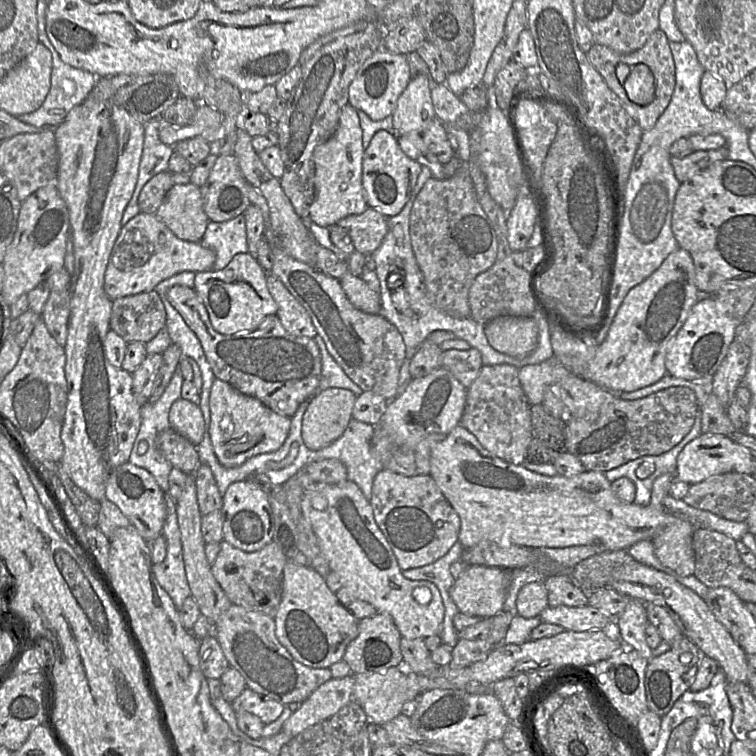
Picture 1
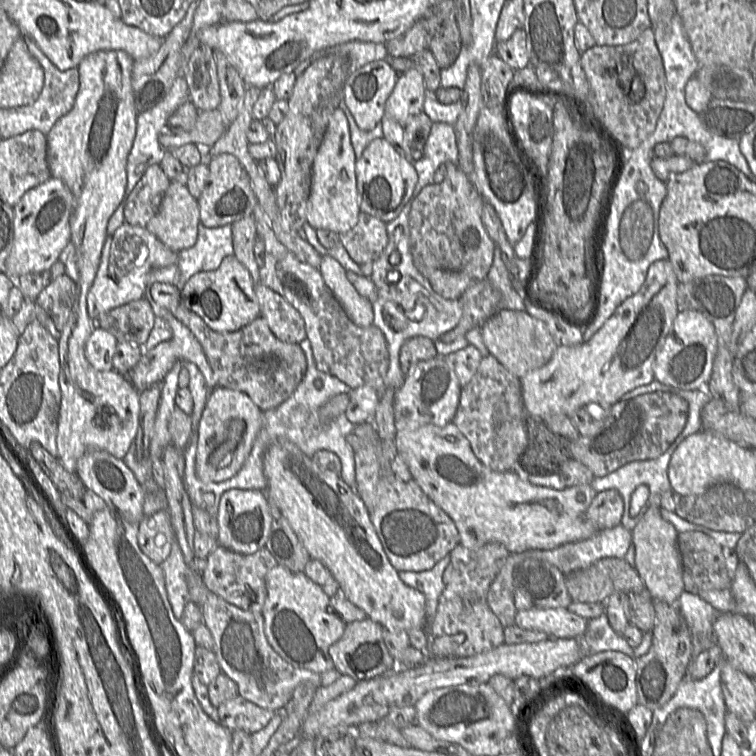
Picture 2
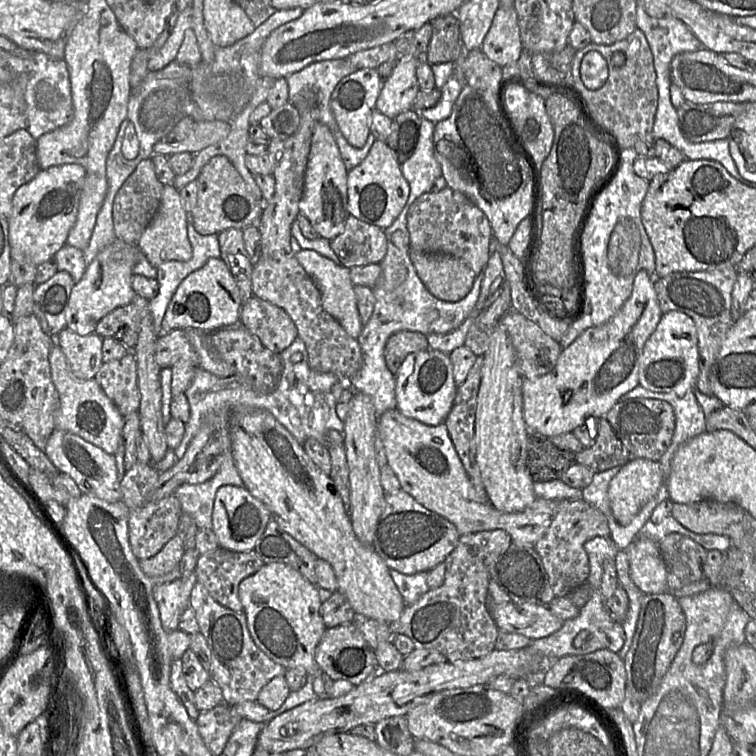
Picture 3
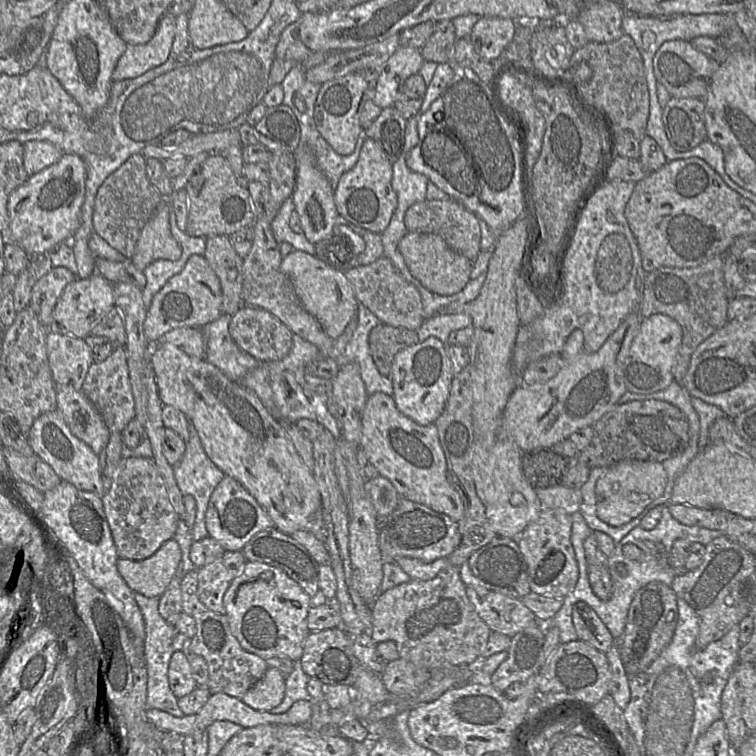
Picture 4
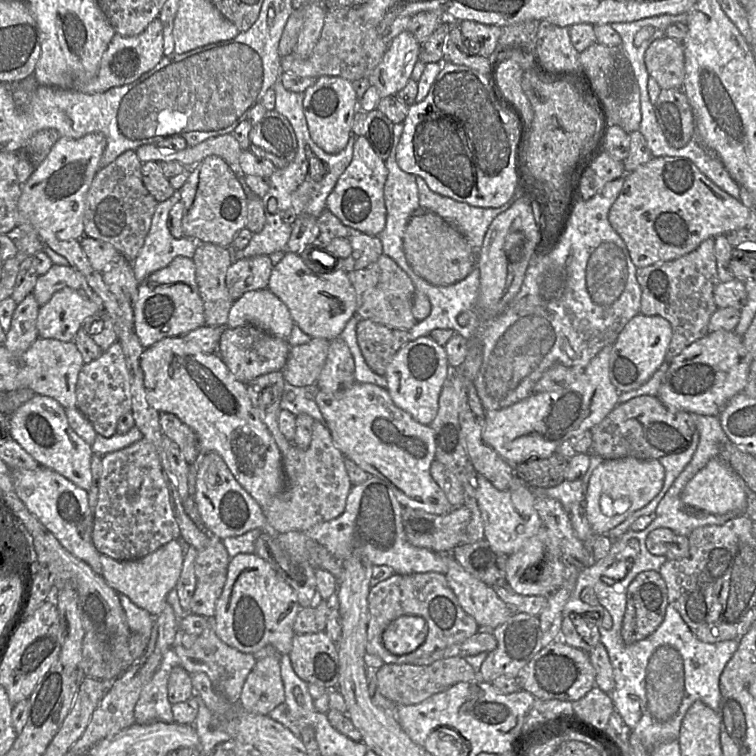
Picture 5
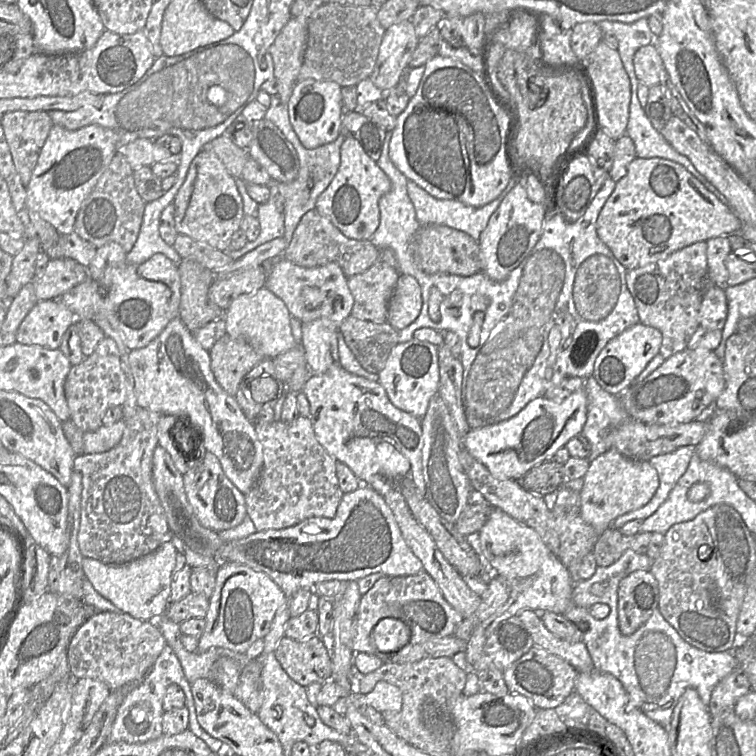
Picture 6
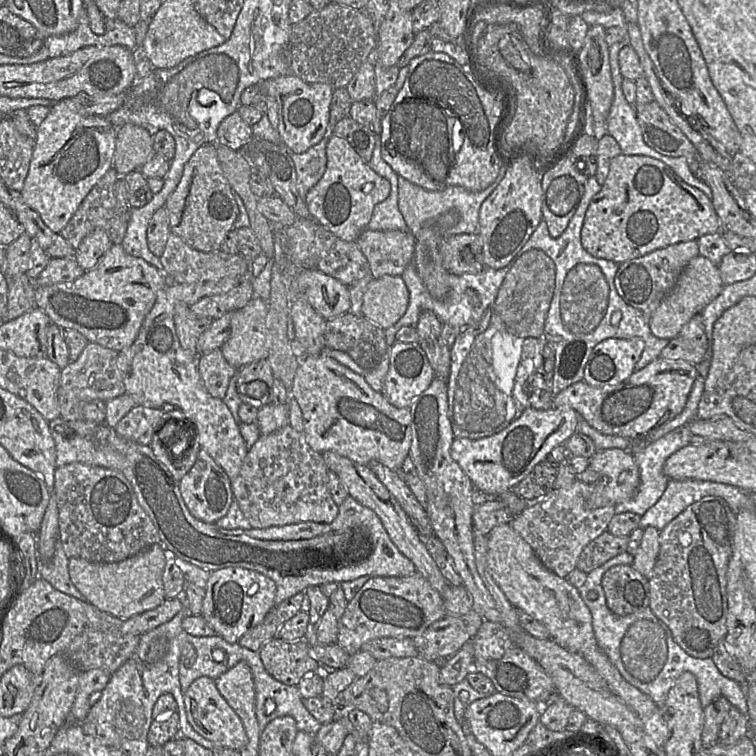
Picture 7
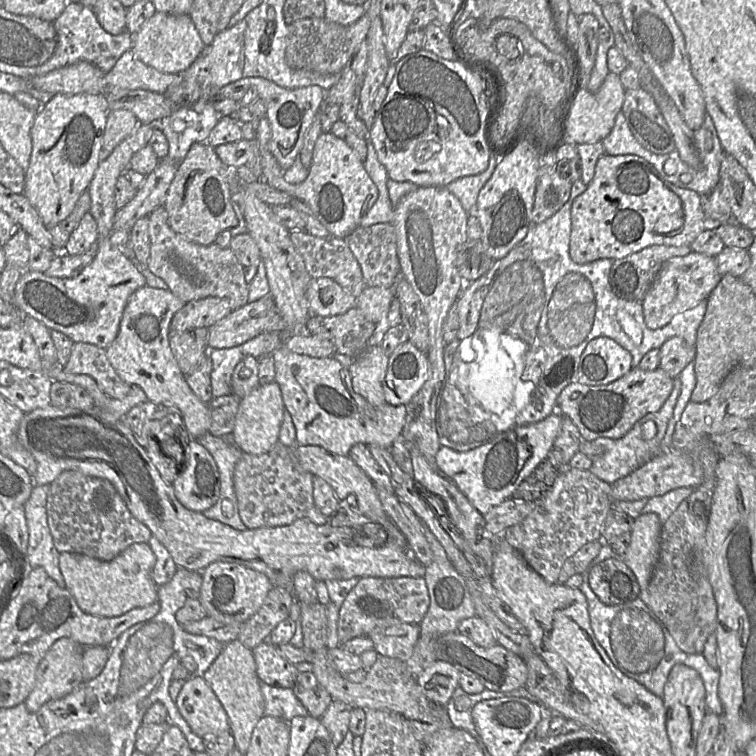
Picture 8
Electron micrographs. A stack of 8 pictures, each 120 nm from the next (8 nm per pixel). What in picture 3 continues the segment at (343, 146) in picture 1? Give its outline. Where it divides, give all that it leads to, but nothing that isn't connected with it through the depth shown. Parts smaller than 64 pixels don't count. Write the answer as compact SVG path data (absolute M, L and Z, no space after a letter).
M316 123L299 210L310 221L321 238L332 240L345 229L346 220L350 215L347 210L347 179L348 170L345 167L334 135L326 125Z

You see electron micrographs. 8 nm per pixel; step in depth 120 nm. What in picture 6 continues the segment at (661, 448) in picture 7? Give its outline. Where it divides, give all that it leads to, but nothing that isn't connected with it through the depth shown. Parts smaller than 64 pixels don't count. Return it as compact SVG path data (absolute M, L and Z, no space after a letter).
M684 445L676 450L659 454L649 459L649 463L657 470L659 486L653 497L642 507L617 517L611 527L618 530L627 522L651 516L665 501L679 478L686 471L696 450L695 445Z

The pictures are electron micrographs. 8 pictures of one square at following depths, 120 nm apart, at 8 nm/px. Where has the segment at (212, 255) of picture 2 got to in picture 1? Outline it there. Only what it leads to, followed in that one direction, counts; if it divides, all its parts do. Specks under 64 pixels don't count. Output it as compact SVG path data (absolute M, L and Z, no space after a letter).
M243 214L226 222L209 222L199 242L216 253L212 270L225 268L236 254L248 253L246 224Z

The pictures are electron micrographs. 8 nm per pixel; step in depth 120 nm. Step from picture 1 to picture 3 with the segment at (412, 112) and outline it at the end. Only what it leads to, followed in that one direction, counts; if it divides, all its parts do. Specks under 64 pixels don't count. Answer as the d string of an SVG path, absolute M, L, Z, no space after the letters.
M401 56L395 62L392 73L383 81L376 102L376 109L394 119L402 112L413 109L420 92L416 69L422 57Z

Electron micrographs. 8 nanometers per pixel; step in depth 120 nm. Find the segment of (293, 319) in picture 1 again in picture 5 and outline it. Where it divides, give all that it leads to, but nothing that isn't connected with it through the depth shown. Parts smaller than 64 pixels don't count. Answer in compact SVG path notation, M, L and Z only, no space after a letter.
M245 324L235 328L225 327L217 354L237 380L248 384L259 376L281 371L287 362L290 348L288 340L273 336L255 325Z

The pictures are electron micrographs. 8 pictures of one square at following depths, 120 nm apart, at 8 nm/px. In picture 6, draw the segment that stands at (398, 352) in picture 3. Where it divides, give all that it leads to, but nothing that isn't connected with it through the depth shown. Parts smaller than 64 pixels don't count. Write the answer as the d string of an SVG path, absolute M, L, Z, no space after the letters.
M350 315L338 325L338 332L359 364L379 374L392 349L399 343L398 332L390 324L365 321Z

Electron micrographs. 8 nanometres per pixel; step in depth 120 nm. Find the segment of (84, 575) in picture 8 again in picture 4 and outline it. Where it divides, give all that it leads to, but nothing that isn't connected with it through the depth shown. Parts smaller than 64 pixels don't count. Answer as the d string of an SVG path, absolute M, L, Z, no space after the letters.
M171 538L147 559L135 561L119 558L117 569L135 593L160 597L176 575L181 561L180 546Z

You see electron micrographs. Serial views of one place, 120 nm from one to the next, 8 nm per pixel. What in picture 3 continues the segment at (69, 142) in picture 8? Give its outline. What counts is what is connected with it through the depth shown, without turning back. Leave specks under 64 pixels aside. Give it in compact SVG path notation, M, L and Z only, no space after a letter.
M80 164L53 166L41 170L31 181L18 188L9 217L9 244L13 260L38 266L54 257L66 244L77 219L85 171Z

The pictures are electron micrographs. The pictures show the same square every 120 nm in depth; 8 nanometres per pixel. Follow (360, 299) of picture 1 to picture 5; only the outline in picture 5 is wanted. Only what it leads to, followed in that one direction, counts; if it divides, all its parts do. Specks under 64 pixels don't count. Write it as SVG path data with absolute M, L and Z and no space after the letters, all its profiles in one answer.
M288 252L271 273L267 289L288 307L294 324L311 338L333 340L356 313L356 293L348 273L337 270L317 274L311 271L299 253Z

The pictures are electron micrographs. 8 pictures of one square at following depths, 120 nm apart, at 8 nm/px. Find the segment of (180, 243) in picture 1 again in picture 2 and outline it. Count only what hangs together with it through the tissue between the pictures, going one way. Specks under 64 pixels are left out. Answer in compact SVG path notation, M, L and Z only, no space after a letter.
M124 223L105 240L100 264L87 295L89 316L97 320L113 308L143 298L148 274L154 269L174 265L177 260L178 252L168 248L145 227Z

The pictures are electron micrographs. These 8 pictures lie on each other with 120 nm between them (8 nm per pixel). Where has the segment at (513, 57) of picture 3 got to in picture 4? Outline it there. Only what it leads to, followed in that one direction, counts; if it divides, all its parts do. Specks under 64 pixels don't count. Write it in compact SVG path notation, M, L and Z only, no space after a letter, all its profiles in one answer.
M481 17L468 38L482 58L495 61L512 41L516 28L516 21L509 18Z

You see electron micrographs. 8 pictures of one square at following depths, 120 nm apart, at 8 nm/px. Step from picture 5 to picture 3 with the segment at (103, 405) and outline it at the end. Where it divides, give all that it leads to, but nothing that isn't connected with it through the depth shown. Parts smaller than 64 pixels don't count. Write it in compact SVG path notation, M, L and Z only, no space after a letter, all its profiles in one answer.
M131 350L121 359L104 362L94 379L124 417L138 411L137 361Z

